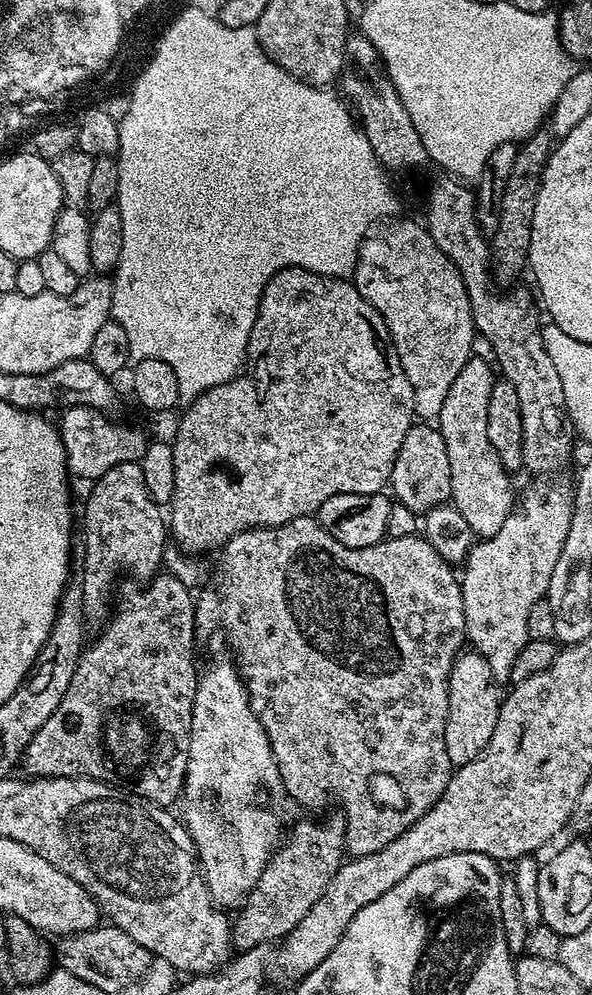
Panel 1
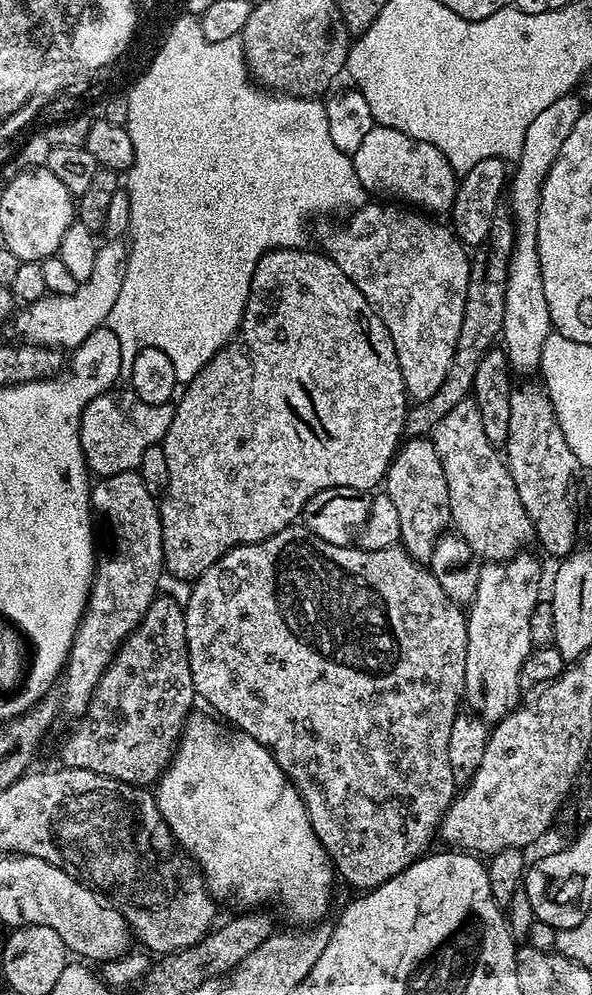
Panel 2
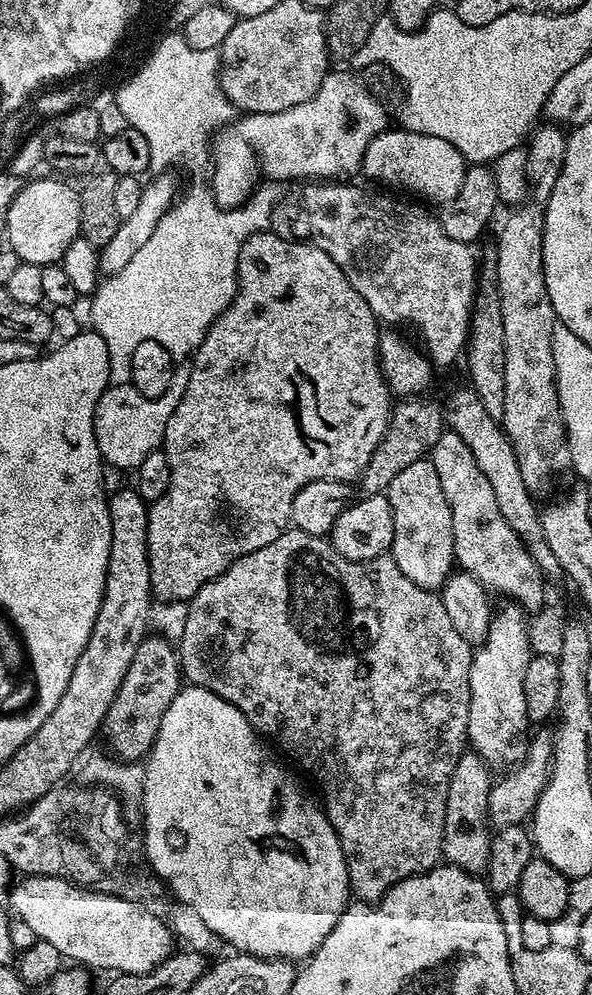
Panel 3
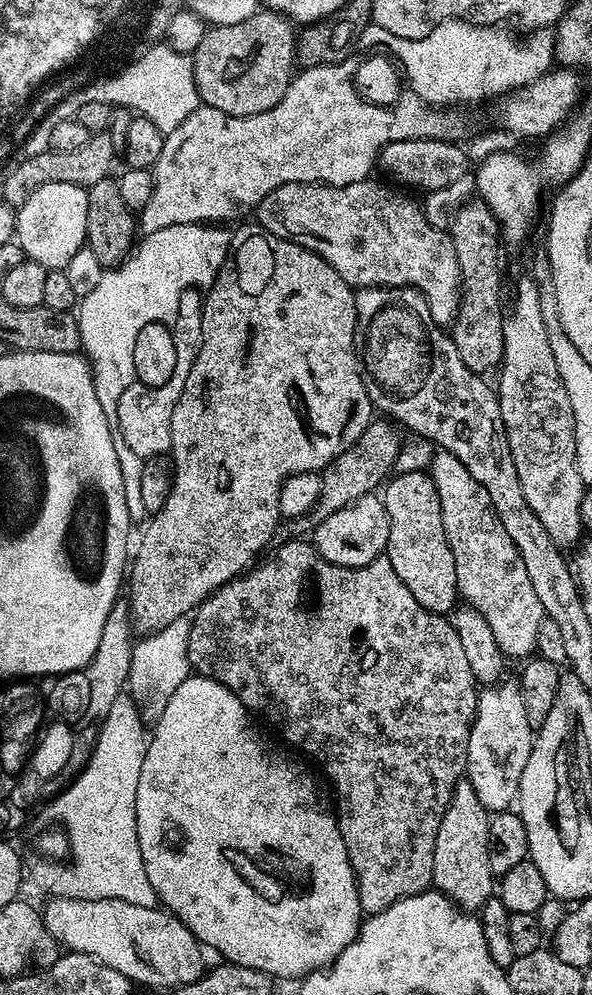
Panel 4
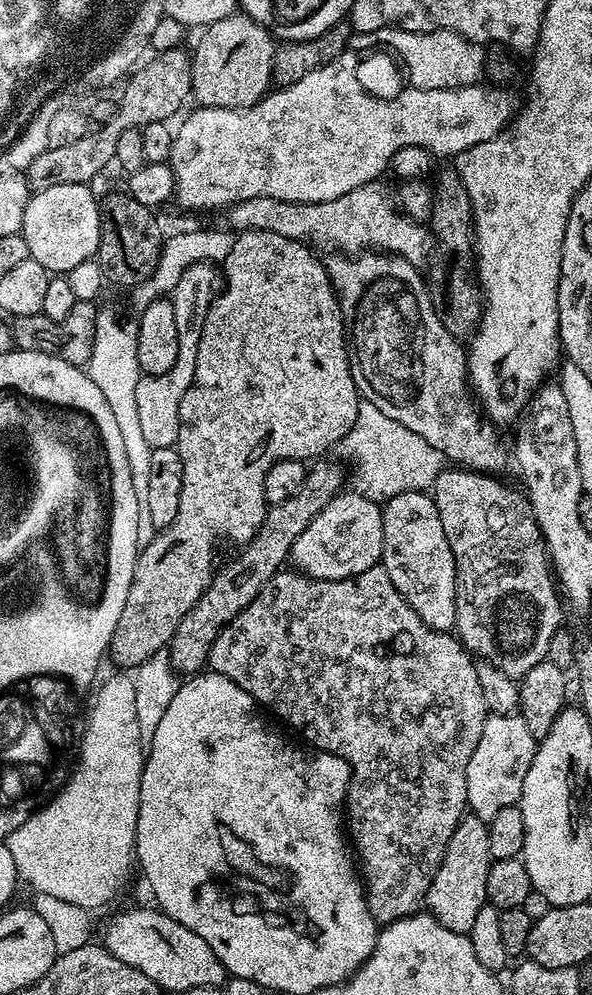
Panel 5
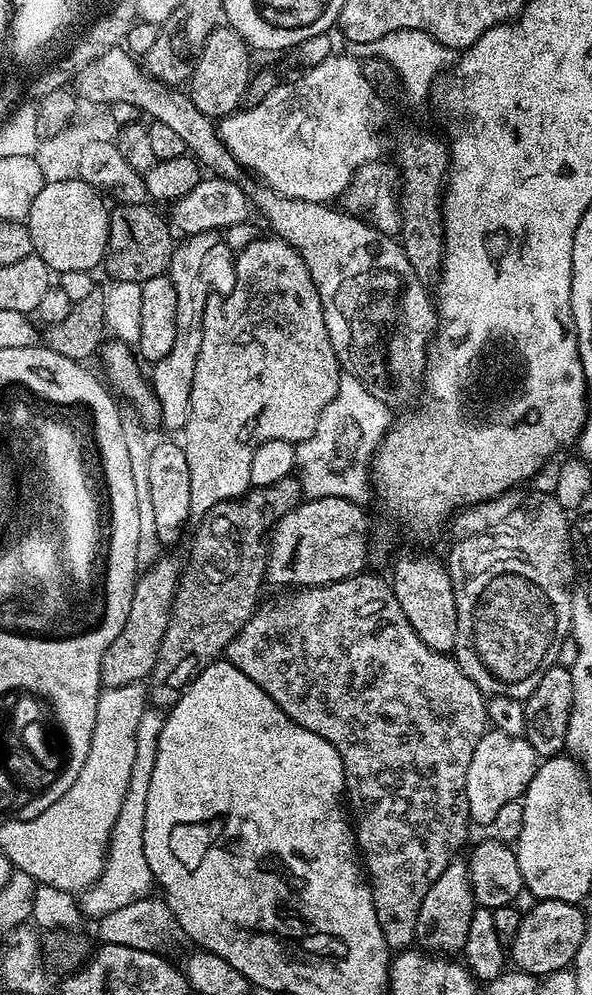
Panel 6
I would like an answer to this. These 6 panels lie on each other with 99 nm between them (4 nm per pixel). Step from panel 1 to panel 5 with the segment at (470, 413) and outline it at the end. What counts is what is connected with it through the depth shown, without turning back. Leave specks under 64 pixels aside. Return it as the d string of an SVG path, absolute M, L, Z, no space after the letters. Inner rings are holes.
M452 466L443 471L437 478L434 485L434 499L440 511L440 517L442 518L442 530L446 530L446 538L450 542L450 550L454 554L454 562L456 563L455 635L473 657L490 663L496 668L500 668L513 678L522 678L534 666L538 666L541 662L548 659L550 638L554 638L556 631L562 627L562 620L560 620L562 598L558 593L557 583L554 581L554 572L550 567L550 561L540 534L540 528L536 524L535 517L532 516L532 505L528 503L527 499L521 493L519 496L514 489L507 488L506 485L499 484L496 480L499 479L496 479L490 474L461 470L459 467Z

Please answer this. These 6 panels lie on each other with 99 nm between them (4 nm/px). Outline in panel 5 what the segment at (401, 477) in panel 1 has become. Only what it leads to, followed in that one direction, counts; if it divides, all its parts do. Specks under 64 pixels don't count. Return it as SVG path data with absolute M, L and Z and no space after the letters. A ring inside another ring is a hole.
M427 491L404 492L382 504L384 550L382 567L390 574L394 590L430 626L430 630L452 632L456 626L456 563L442 530L435 499Z

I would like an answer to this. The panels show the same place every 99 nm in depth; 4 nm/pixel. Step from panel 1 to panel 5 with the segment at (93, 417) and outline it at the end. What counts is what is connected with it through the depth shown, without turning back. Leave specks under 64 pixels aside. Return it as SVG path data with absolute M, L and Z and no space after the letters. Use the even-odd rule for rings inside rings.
M201 262L186 266L173 286L170 299L174 306L174 319L178 329L178 359L166 374L157 376L141 375L134 393L135 405L138 406L139 427L151 449L171 448L178 438L180 429L180 403L182 394L190 390L194 378L194 366L198 362L198 342L202 342L202 326L206 322L208 308L212 298L222 284L222 276L217 265Z

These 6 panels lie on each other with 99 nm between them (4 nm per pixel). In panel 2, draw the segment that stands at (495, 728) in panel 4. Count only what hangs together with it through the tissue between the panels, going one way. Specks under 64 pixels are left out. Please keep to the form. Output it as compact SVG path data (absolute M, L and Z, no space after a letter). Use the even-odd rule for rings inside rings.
M524 550L508 560L485 563L478 574L478 588L474 592L473 600L466 608L468 653L464 695L467 703L472 703L471 711L485 722L495 722L509 716L522 700L520 690L522 662L526 662L534 647L530 638L530 614L534 614L534 606L542 600L539 584L540 564L530 553L531 551Z

